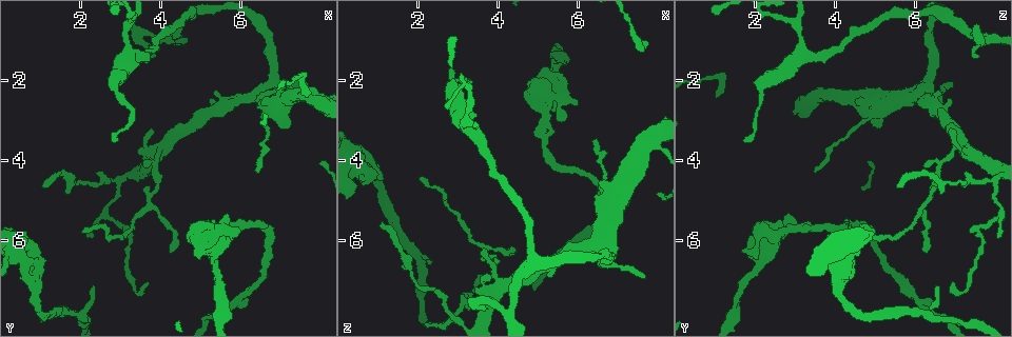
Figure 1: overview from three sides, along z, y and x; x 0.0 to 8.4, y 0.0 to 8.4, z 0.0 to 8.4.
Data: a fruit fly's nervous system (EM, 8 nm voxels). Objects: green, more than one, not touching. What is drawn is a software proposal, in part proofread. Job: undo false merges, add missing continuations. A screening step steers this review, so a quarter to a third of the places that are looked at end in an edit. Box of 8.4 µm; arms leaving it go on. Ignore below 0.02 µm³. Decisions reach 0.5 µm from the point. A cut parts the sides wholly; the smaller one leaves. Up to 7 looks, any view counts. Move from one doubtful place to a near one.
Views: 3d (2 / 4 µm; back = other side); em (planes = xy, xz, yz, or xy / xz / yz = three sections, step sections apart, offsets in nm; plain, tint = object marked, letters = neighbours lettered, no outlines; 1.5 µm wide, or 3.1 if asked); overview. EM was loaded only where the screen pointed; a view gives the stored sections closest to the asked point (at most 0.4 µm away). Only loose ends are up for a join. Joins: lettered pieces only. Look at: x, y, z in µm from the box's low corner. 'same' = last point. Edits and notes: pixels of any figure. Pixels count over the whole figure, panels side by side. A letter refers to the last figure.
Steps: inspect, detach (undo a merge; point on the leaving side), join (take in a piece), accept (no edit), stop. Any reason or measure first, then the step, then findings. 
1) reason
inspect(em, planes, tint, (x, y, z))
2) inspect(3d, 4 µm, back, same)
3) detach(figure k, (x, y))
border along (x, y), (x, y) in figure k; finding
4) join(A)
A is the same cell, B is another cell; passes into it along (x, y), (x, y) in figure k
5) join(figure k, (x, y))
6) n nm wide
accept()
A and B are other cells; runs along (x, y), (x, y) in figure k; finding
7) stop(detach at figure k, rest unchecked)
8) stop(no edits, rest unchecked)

inspect(em, planes, letters, (2.00, 5.75, 4.45))

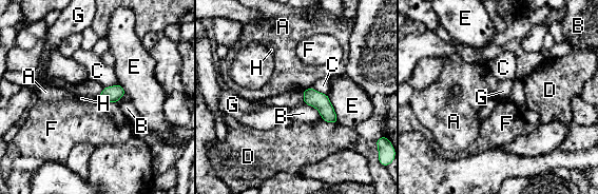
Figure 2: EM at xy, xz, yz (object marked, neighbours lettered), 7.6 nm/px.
accept()
A, B, C, D, E, F, G and H are other cells; border along (302, 91), (304, 102) in figure 2; none of them fits

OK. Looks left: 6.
abrupt turn
inspect(em, planes, tint, (6.60, 5.65, 4.90))

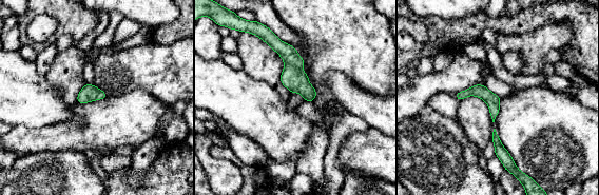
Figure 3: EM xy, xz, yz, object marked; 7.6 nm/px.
what lies round it
inspect(em, planes, letters, same)

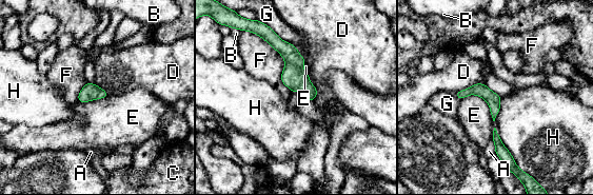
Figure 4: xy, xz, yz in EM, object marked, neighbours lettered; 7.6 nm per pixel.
100 nm wide
accept()
A, B, C, D, E, F, G and H are other cells; border along (494, 127), (501, 143), (517, 164) in figure 4; all the same neuron

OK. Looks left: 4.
tapers out
inspect(em, planes, tint, (6.40, 4.25, 3.45))

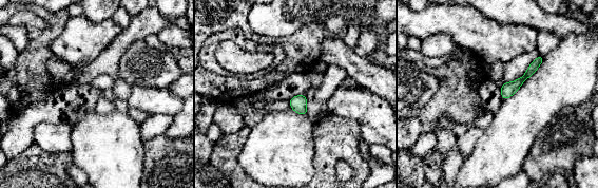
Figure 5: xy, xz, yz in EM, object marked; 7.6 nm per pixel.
see the neighbours
inspect(em, planes, letters, same)

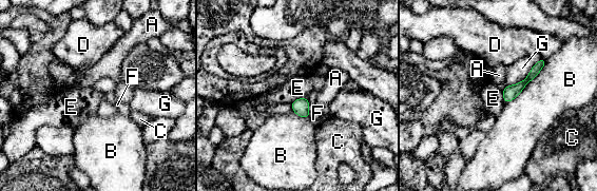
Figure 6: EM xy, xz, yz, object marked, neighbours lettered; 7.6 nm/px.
accept()
A, B, C, D, E, F and G are other cells; border along (305, 97), (300, 97), (291, 103) in figure 6; none of them fits

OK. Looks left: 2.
stop(no edits, rest unchecked)

